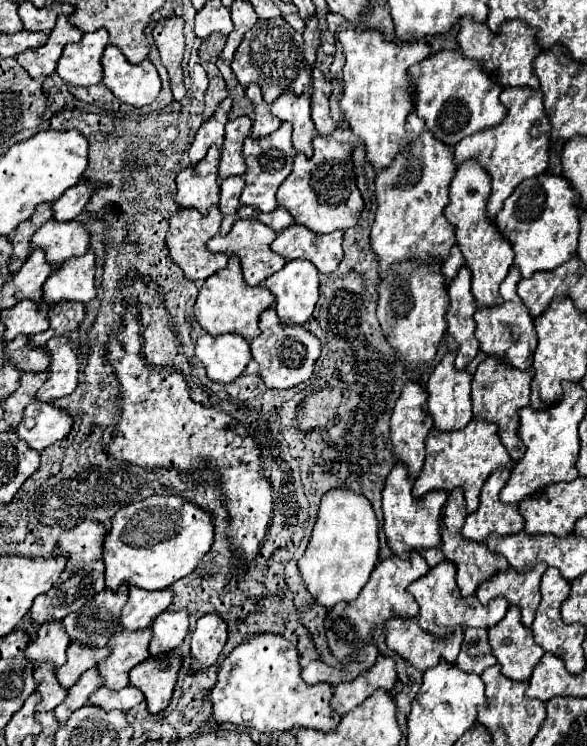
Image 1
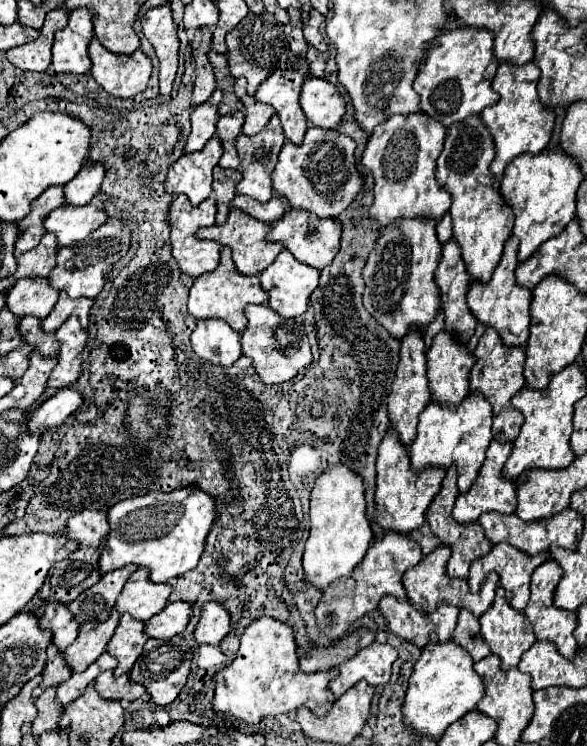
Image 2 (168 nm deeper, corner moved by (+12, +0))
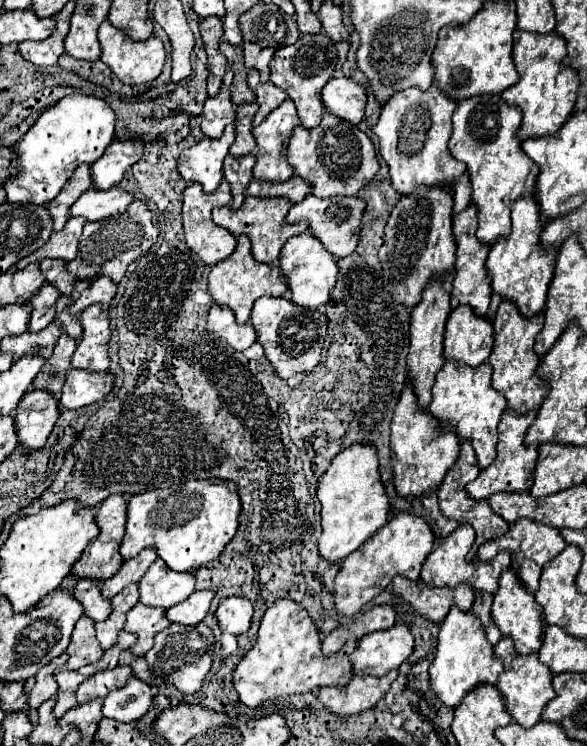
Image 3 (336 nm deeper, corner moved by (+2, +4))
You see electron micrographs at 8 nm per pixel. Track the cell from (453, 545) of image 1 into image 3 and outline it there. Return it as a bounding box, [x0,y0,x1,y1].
[436,439,508,559]

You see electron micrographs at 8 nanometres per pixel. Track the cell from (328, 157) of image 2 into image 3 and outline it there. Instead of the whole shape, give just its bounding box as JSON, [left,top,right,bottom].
[288,111,380,197]

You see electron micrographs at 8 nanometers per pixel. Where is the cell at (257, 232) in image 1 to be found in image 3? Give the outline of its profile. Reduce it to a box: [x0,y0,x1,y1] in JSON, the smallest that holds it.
[212,195,306,263]

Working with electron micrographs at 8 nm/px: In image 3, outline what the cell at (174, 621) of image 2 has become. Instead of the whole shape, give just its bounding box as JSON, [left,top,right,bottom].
[168,591,214,625]

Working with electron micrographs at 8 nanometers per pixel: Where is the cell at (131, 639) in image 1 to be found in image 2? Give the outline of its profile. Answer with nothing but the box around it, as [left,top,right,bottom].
[106,613,146,677]

